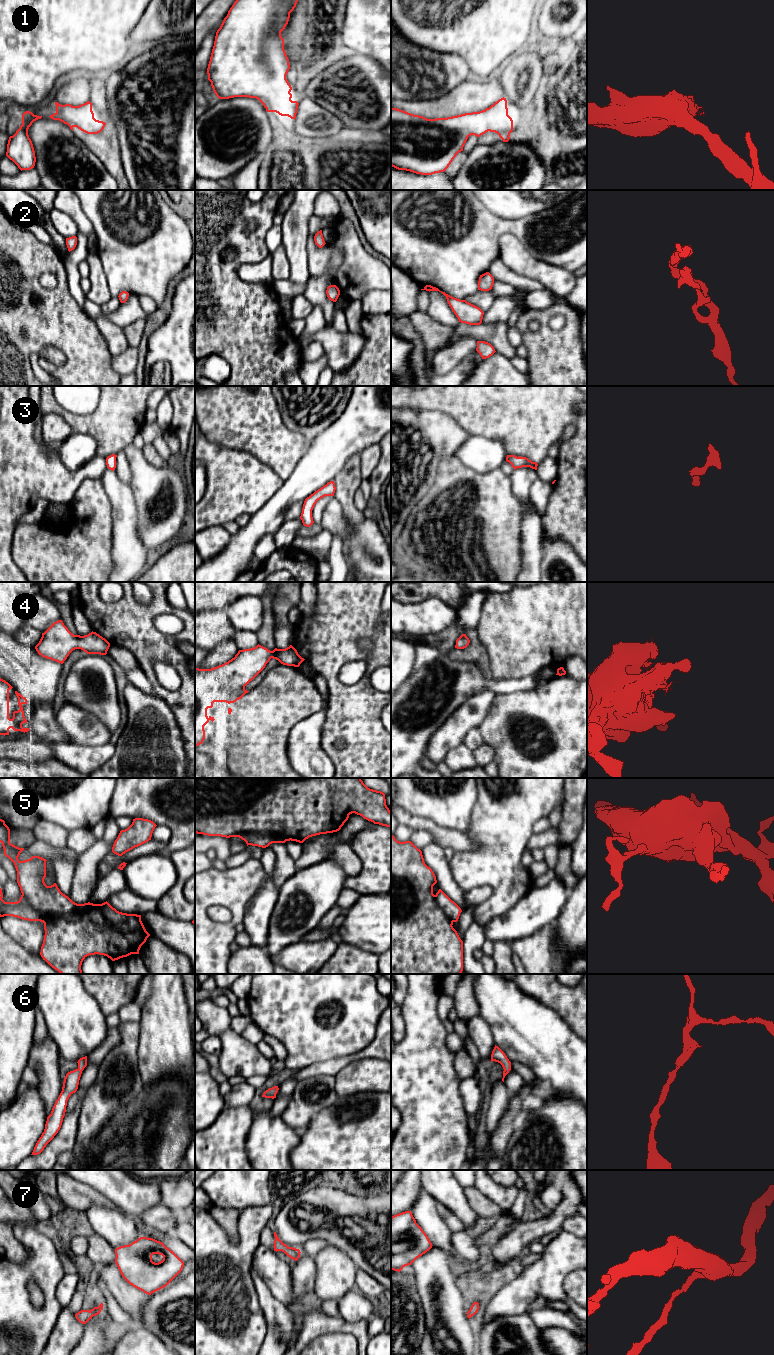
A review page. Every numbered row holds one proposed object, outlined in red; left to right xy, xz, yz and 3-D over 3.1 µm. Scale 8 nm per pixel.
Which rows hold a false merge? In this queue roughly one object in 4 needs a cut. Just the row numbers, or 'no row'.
5

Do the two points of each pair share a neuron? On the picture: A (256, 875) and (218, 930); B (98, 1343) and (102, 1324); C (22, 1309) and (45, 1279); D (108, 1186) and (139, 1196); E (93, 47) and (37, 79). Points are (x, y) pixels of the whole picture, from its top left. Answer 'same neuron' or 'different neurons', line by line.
A: same neuron
B: same neuron
C: same neuron
D: same neuron
E: same neuron

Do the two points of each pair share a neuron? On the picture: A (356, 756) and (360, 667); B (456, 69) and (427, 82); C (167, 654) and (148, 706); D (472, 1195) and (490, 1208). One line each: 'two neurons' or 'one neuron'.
A: two neurons
B: one neuron
C: two neurons
D: one neuron

